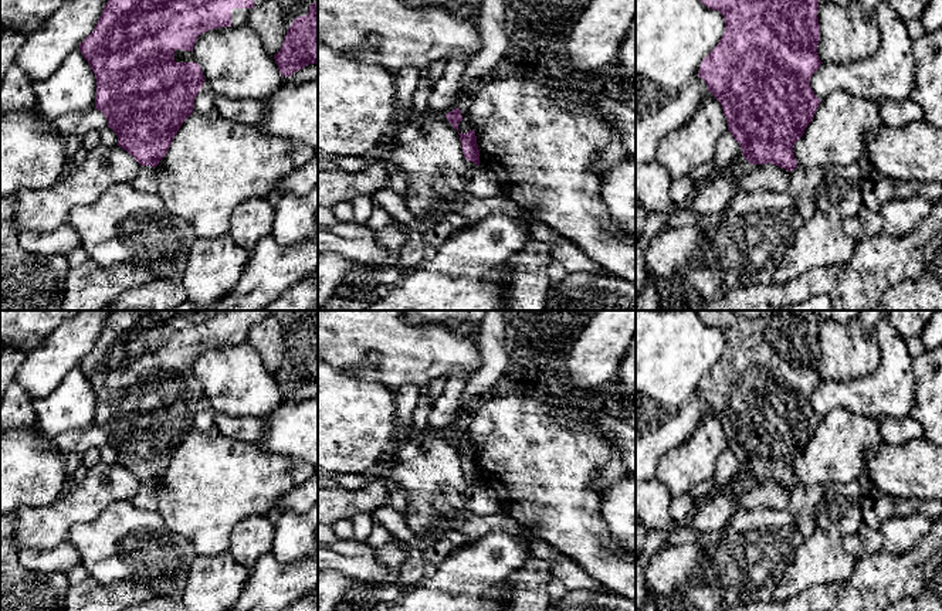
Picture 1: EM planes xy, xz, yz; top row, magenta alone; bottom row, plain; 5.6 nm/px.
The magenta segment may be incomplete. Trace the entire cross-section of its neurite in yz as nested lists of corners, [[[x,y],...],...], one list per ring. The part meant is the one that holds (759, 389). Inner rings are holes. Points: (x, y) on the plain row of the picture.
[[[695,310],[701,320],[711,327],[716,327],[724,333],[725,350],[716,364],[702,377],[698,388],[698,394],[702,396],[708,404],[708,408],[721,420],[724,432],[728,439],[728,448],[732,451],[735,458],[742,466],[743,475],[750,482],[776,482],[787,489],[797,485],[797,478],[794,476],[793,465],[794,461],[803,454],[804,447],[813,438],[814,431],[820,422],[820,417],[814,413],[810,404],[810,396],[823,381],[817,371],[817,363],[820,357],[820,342],[819,342],[819,316],[814,310],[766,310],[758,318],[748,318],[738,310]]]

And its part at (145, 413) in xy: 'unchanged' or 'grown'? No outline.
grown

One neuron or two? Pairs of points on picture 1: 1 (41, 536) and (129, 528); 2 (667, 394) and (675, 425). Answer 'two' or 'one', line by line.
1: two
2: two

